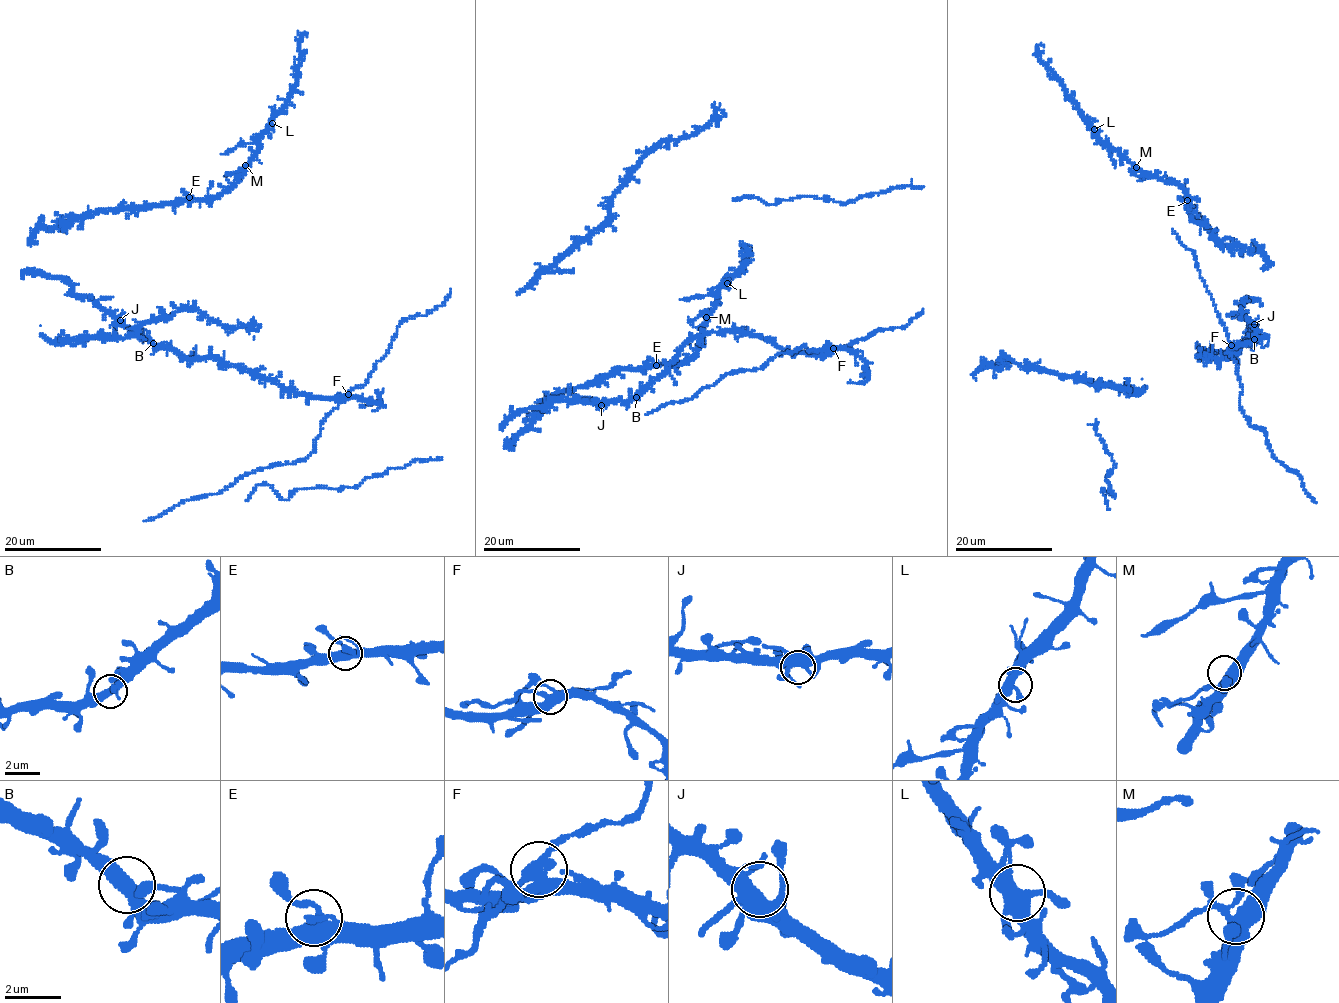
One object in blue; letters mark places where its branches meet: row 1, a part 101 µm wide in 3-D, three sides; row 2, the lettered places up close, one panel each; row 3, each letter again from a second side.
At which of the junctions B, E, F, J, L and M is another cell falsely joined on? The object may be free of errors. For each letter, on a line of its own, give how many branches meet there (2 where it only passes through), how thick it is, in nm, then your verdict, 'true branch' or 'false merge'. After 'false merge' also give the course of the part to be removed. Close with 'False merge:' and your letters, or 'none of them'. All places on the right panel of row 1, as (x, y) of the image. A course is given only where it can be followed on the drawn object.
B: 4 | 360 nm | true branch
E: 5 | 400 nm | true branch
F: 5 | 400 nm | true branch
J: 7 | 480 nm | true branch
L: 6 | 420 nm | true branch
M: 4 | 400 nm | true branch
False merge: none of them

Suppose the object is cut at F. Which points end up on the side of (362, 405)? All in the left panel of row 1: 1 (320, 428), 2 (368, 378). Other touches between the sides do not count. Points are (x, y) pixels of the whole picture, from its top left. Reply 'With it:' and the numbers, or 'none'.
With it: none

